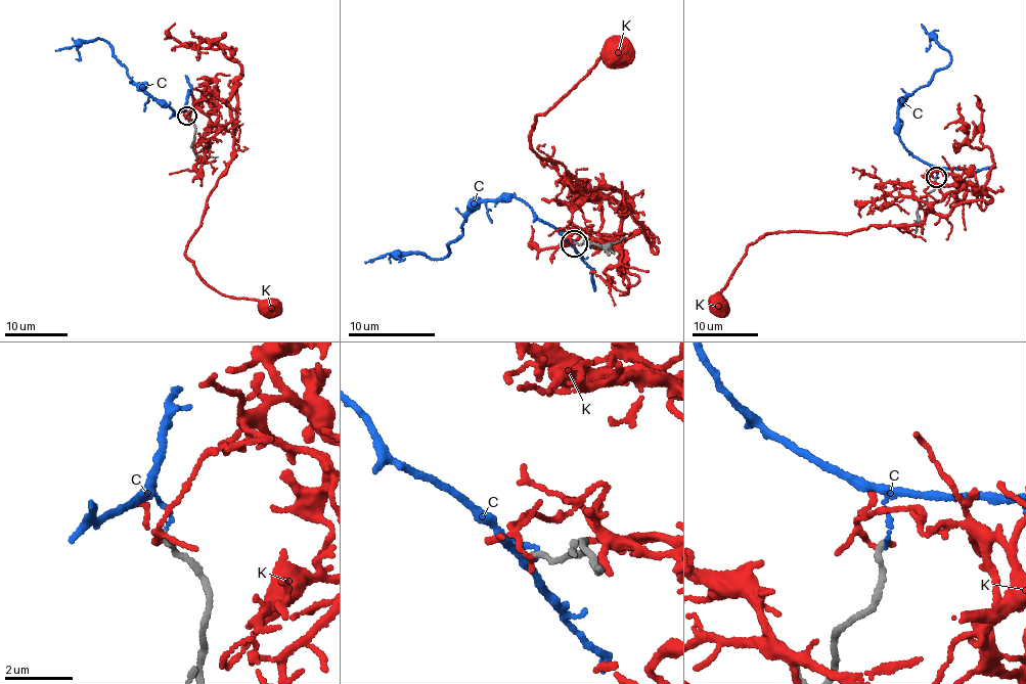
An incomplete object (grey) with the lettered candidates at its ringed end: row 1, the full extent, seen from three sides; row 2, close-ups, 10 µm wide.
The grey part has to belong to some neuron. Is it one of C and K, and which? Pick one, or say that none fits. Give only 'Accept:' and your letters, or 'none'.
Accept: none

